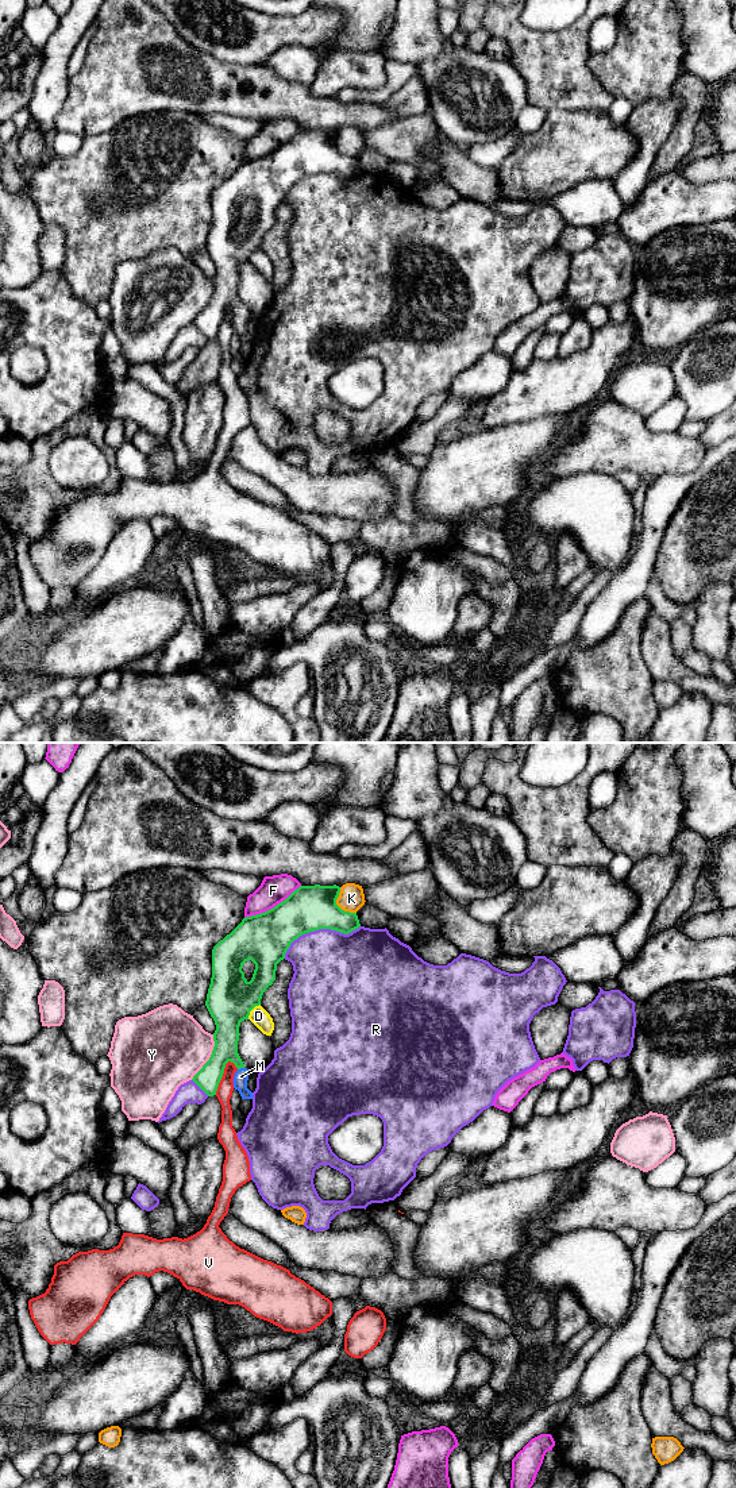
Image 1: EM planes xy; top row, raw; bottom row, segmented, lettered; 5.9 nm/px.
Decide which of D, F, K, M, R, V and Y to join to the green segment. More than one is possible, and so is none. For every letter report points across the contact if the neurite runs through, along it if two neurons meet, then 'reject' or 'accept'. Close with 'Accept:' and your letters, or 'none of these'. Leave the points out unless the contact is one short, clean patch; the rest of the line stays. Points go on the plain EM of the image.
D: reject
F: reject
K: reject
M: way xy (226, 281), (226, 293), (241, 311), (241, 320); accept
R: reject
V: reject
Y: reject
Accept: M

